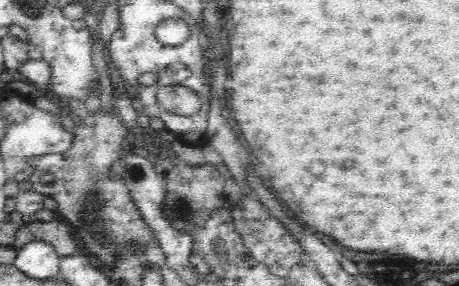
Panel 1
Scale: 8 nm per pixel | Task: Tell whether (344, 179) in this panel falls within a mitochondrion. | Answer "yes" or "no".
no

